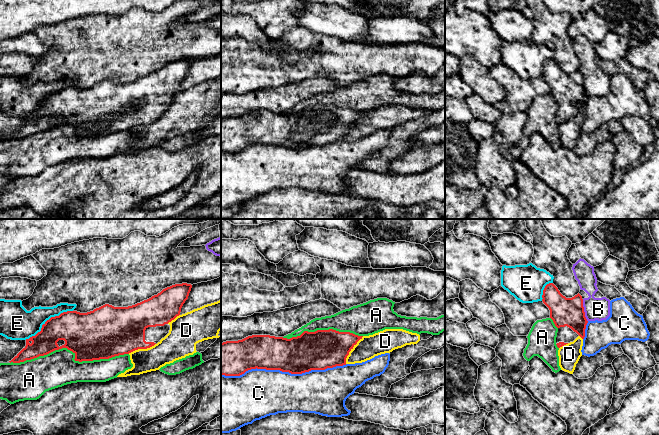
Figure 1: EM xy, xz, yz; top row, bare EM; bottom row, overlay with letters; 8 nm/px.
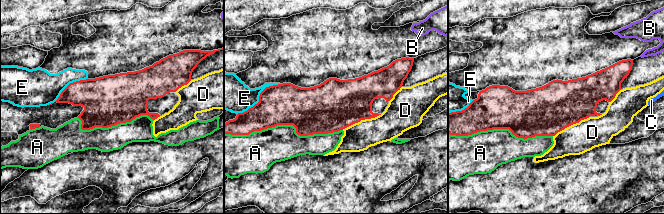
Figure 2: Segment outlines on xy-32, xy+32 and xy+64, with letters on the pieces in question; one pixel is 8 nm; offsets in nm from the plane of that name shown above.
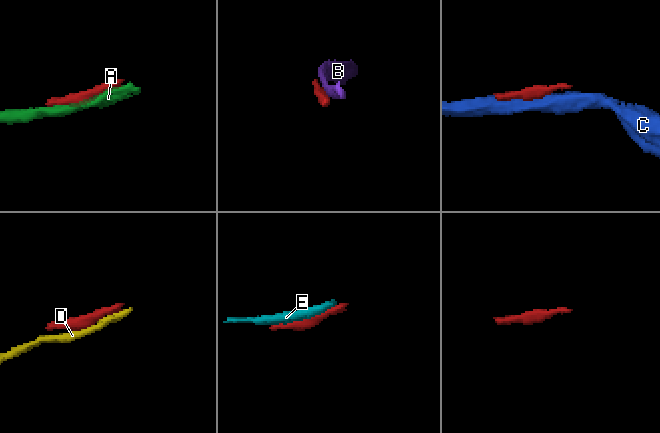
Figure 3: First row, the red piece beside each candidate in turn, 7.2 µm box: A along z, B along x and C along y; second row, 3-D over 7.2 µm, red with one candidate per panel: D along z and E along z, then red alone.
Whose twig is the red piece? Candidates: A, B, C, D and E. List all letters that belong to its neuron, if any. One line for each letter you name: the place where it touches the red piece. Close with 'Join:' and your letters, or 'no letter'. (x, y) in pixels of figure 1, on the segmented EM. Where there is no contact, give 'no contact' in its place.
Join: no letter

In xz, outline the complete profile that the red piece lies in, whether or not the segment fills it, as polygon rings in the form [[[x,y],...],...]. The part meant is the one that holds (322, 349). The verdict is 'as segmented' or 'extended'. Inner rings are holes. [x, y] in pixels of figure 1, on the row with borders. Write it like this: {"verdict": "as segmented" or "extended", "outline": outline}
{"verdict": "as segmented", "outline": [[[333,329],[304,331],[290,339],[270,335],[252,335],[238,341],[221,343],[221,375],[240,376],[251,369],[280,370],[291,374],[302,374],[311,370],[325,370],[346,365],[349,352],[362,339],[350,332]]]}

